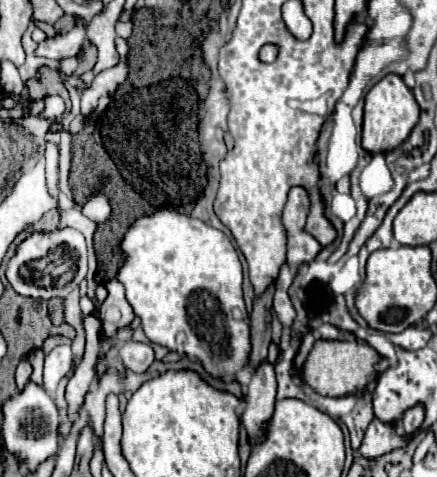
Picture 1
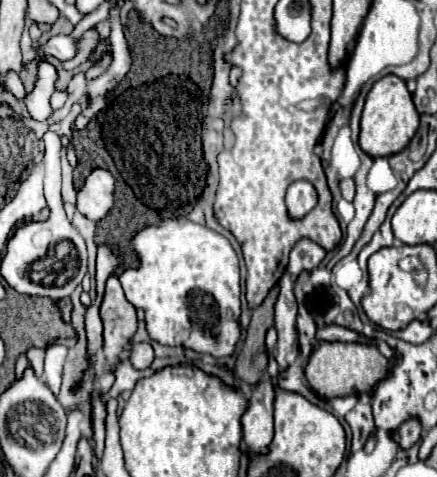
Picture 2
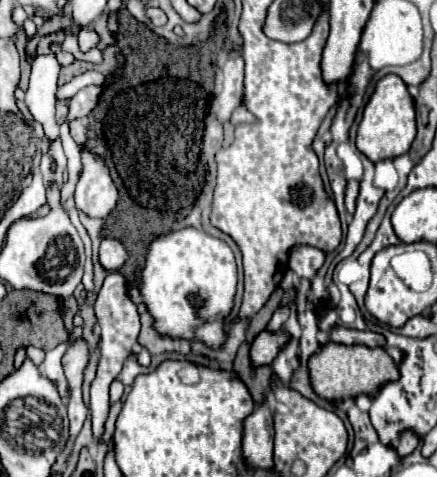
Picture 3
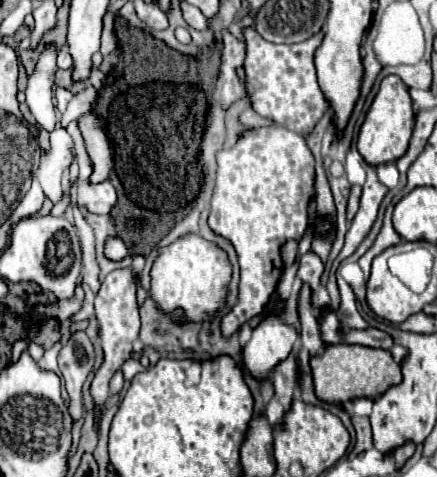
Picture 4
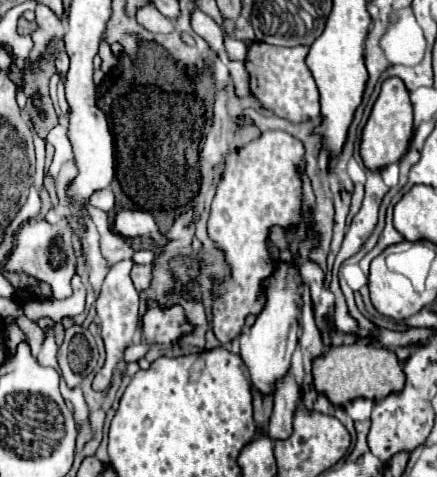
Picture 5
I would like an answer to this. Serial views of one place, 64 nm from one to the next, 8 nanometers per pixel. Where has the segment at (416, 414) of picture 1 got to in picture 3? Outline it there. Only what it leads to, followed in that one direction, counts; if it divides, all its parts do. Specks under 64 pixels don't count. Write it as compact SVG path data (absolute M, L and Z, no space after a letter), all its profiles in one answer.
M402 432L398 438L398 444L396 444L396 450L400 456L408 456L418 446L418 442L420 442L420 438L416 436L416 432Z

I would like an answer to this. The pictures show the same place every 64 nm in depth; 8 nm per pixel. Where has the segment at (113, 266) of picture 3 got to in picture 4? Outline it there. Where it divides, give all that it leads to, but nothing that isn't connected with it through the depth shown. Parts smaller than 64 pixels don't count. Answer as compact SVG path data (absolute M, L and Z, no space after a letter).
M108 238L106 246L104 246L104 256L108 260L124 260L128 254L128 248L124 246L124 242L120 238Z

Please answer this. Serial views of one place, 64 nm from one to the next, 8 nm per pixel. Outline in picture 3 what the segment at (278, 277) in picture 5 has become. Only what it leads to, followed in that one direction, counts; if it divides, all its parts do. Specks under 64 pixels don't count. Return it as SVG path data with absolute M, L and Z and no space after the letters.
M268 330L260 332L260 336L256 336L252 344L252 364L256 366L270 364L280 352L280 348L286 344L286 340L288 340L286 332L276 332L276 334L270 334Z

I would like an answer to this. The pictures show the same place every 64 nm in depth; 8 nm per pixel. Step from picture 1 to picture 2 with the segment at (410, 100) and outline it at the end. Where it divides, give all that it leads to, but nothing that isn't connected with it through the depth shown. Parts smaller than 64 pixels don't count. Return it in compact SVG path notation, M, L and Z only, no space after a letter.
M394 74L380 78L366 96L362 122L360 122L360 148L372 156L392 156L402 152L418 128L418 112L412 102L412 94L406 88L406 82Z

